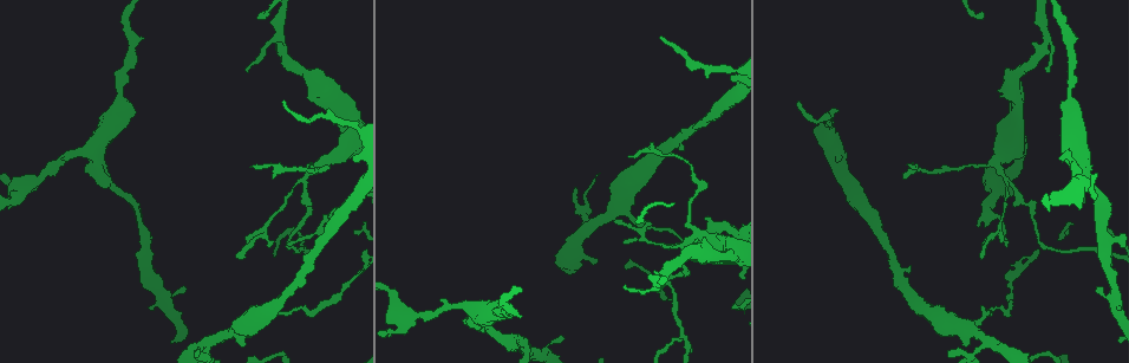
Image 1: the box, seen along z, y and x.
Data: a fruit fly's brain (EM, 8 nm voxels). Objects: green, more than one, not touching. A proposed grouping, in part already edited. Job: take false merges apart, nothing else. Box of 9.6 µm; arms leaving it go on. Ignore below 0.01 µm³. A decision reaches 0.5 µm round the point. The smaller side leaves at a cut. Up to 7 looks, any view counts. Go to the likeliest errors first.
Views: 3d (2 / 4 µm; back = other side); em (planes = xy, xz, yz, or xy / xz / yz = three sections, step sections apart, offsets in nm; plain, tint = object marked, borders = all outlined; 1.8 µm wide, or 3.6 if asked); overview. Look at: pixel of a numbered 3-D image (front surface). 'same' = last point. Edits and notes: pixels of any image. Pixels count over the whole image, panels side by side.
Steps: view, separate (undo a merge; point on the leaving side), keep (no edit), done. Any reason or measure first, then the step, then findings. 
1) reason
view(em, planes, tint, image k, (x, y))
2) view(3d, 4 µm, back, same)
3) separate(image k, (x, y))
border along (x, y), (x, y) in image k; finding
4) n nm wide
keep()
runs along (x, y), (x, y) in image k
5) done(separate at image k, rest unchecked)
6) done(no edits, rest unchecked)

thick turns thin
view(3d, 2 µm, image 1, (279, 37))

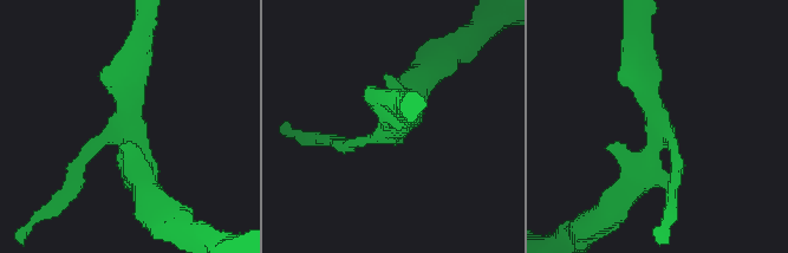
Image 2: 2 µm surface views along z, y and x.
view(em, planes, tint, image 2, (657, 134))

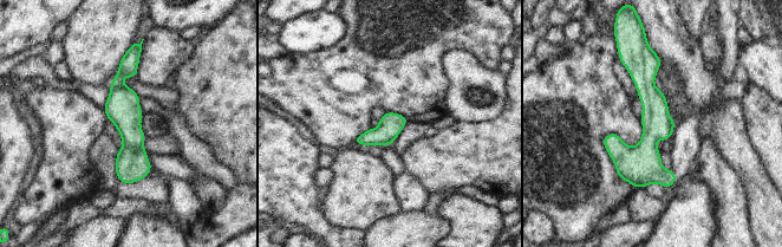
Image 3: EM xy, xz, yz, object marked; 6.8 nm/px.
keep()
runs along (649, 53), (650, 166), (668, 183) in image 3; continuous, no second neuron

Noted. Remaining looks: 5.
arms run side by side
view(3d, 4 µm, image 1, (697, 237))

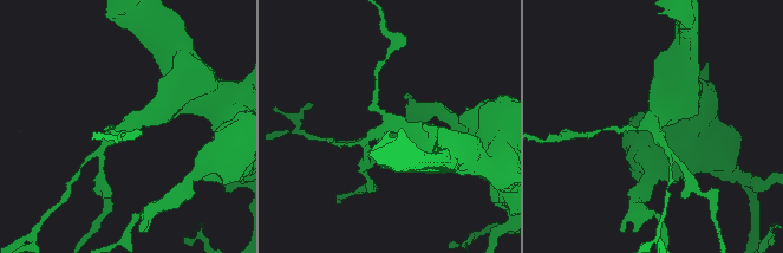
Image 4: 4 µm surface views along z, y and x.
4 arms
view(em, 3.6 µm, planes, tint, image 4, (389, 125))

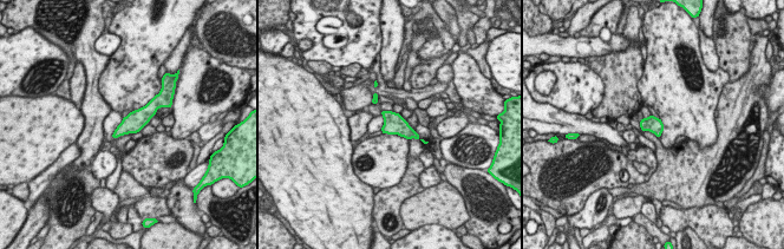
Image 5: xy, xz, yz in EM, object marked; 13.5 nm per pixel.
220 nm wide
keep()
continuous, no second neuron

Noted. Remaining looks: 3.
abrupt turn
view(em, planes, tint, image 1, (304, 251))

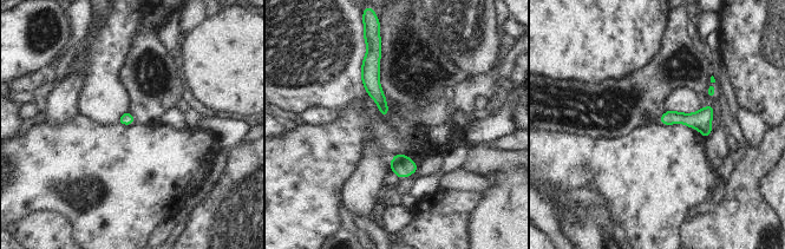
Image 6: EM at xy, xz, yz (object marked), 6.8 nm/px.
keep()
runs along (375, 59), (373, 89), (385, 112) in image 6; all the same neuron

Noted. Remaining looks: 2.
done(no edits, rest unchecked)

